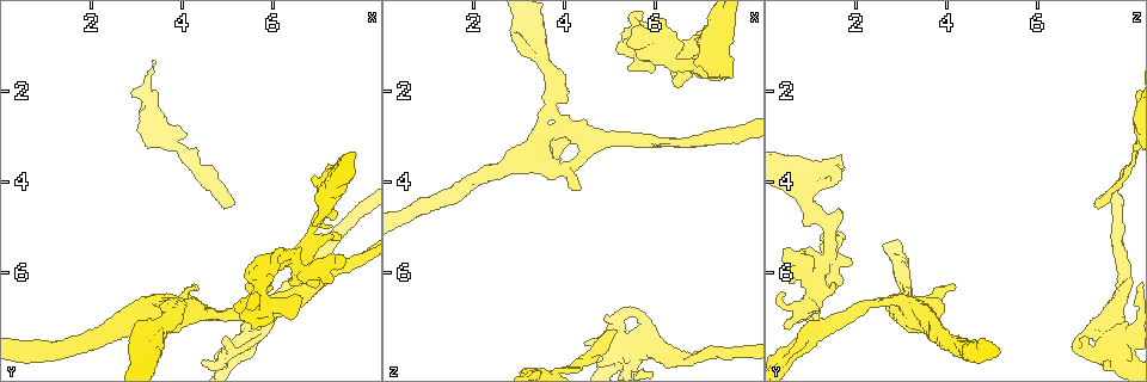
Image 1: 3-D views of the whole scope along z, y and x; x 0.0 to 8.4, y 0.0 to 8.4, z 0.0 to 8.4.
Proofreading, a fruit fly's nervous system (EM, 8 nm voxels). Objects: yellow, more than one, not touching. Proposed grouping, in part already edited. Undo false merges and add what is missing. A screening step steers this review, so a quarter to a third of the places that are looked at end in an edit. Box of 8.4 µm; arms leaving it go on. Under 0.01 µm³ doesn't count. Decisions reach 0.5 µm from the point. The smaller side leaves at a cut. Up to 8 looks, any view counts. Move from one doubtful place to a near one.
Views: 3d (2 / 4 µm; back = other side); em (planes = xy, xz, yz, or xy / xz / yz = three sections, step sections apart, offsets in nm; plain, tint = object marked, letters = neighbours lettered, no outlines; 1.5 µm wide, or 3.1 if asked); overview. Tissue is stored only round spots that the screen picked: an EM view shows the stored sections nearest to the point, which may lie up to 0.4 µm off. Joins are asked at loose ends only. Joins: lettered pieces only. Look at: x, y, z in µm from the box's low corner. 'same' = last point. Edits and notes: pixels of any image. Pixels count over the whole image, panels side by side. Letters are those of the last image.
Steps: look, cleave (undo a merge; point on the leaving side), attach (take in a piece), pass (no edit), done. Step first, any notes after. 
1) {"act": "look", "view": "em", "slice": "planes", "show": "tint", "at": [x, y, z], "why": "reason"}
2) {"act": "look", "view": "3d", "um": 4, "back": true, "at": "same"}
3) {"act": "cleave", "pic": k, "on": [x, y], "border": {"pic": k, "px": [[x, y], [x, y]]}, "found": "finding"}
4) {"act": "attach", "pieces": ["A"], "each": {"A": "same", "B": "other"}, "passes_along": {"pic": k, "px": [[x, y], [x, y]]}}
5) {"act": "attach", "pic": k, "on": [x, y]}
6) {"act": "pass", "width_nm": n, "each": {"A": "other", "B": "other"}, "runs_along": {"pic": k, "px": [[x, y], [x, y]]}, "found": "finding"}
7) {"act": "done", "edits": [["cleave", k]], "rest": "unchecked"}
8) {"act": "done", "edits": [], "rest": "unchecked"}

{"act": "look", "view": "em", "slice": "planes", "show": "letters", "at": [5.05, 4.50, 7.30], "why": "end of a long branch"}

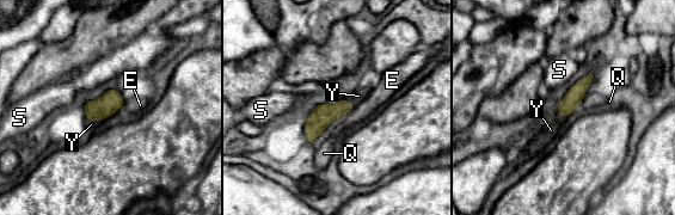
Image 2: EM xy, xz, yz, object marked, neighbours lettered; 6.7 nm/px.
{"act": "attach", "pieces": ["Y"], "longest_contact_nm": ["Y", 120], "each": {"E": "other", "Q": "other", "S": "other", "Y": "same"}, "found": "the cell continues"}

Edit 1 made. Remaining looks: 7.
{"act": "look", "view": "em", "slice": "planes", "show": "letters", "at": [4.30, 6.35, 4.20], "why": "branch stops here"}

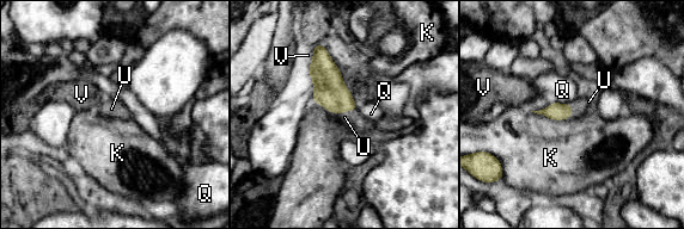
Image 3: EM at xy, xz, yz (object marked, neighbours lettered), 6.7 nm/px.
{"act": "attach", "pieces": ["U"], "each": {"K": "other", "Q": "other", "U": "same", "V": "other"}, "found": "it goes on there"}

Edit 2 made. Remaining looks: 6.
{"act": "look", "view": "em", "slice": "xy", "step": 4, "show": "tint", "at": [7.60, 3.45, 1.75], "why": "an open end"}

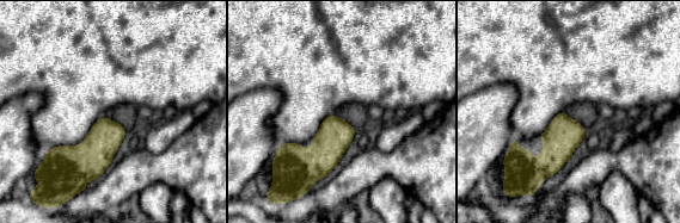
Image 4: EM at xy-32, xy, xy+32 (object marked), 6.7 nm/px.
{"act": "look", "view": "em", "slice": "xz", "step": 8, "show": "letters", "at": "same", "why": "another direction"}

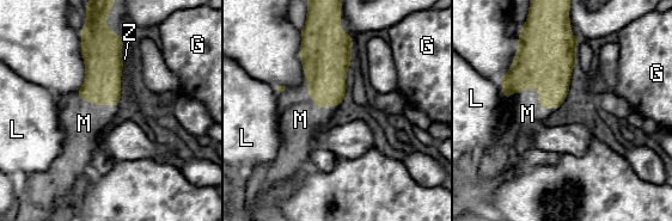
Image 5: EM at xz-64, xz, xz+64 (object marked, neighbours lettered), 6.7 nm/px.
{"act": "attach", "pieces": ["M"], "each": {"G": "other", "L": "other", "M": "same", "Z": "other"}, "passes_along": {"pic": 5, "px": [[545, 56], [536, 90], [527, 114]]}, "found": "the cell continues"}

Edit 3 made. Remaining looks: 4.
{"act": "done", "edits": [["attach", 2], ["attach", 3], ["attach", 5]], "rest": "unchecked"}

